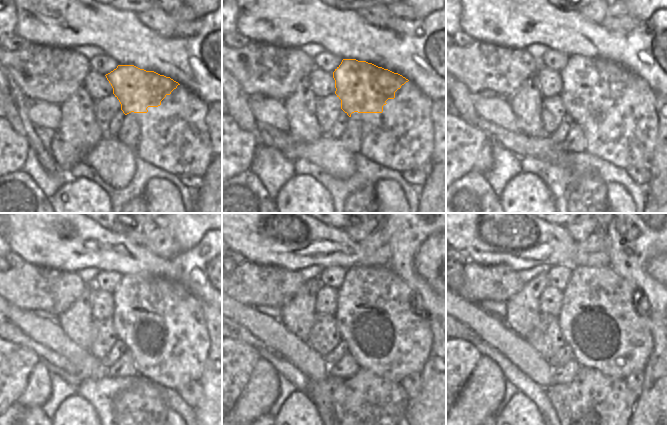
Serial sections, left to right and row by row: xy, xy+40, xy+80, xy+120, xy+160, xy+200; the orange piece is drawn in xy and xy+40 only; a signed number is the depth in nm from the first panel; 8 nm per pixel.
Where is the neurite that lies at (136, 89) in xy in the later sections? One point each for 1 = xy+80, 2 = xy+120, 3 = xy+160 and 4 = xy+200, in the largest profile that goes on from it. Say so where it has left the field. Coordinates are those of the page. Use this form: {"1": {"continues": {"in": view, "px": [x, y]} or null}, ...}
{"1": {"continues": {"in": "xy+80", "px": [585, 81]}}, "2": {"continues": {"in": "xy+120", "px": [139, 299]}}, "3": {"continues": {"in": "xy+160", "px": [365, 290]}}, "4": {"continues": {"in": "xy+200", "px": [590, 291]}}}

